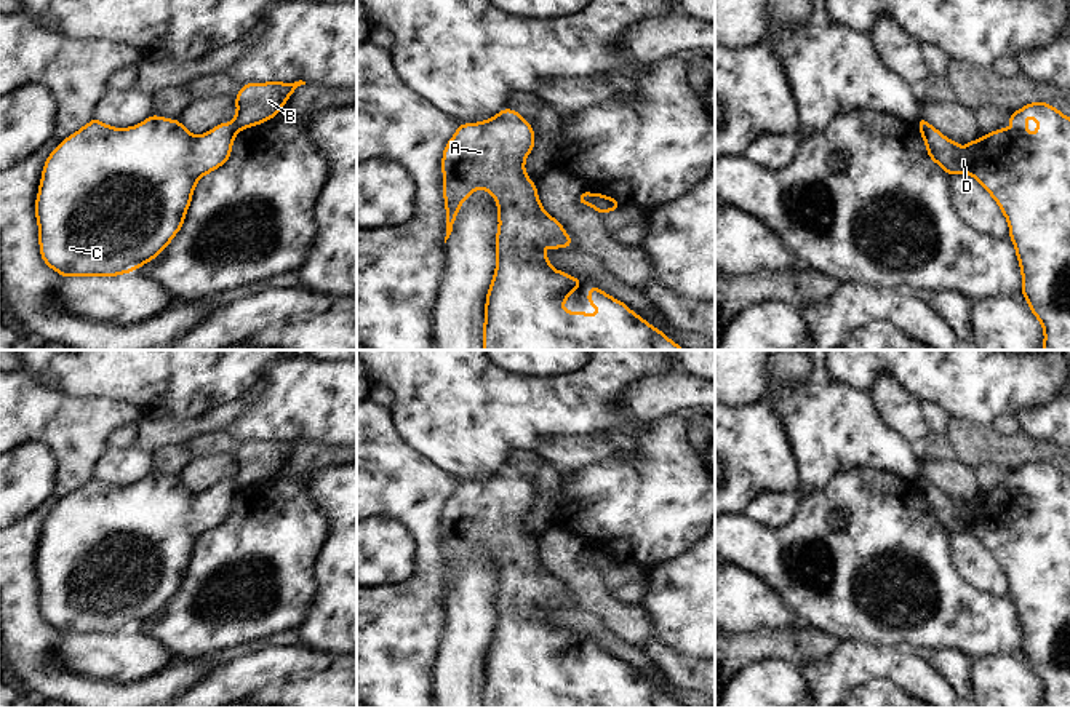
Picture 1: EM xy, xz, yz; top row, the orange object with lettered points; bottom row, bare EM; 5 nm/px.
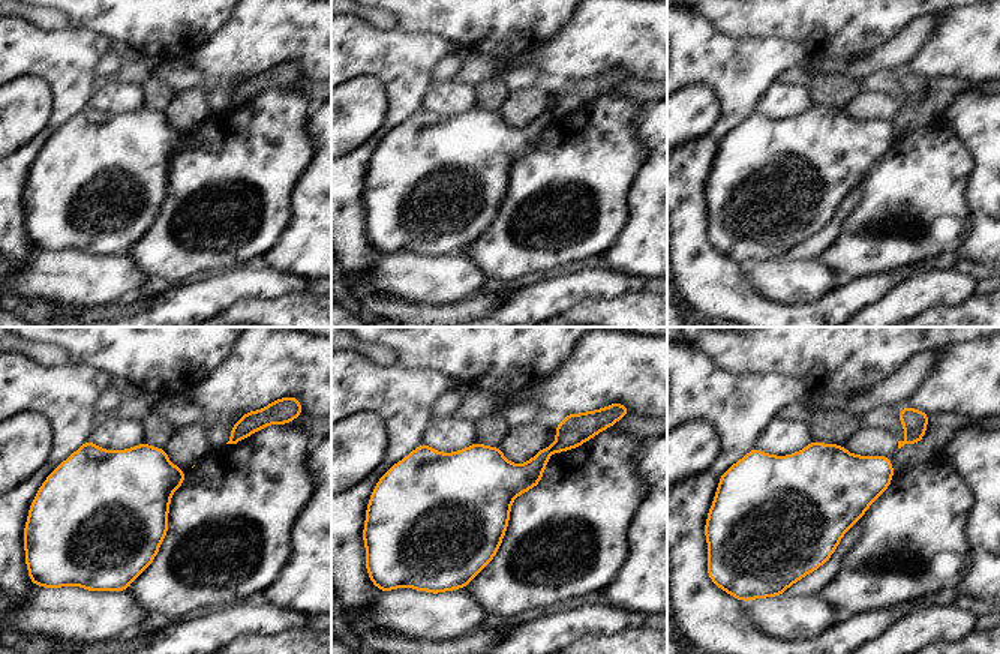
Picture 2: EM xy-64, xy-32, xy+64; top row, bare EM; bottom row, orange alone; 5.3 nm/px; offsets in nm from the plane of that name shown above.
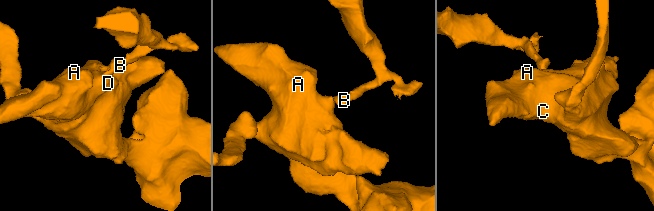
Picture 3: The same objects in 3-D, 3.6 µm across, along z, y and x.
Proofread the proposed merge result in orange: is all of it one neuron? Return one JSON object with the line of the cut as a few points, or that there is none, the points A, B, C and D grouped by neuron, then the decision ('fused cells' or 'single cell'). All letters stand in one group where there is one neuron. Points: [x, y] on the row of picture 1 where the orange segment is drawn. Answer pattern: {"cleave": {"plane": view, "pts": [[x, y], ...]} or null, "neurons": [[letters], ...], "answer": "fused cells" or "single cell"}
{"cleave": {"plane": "xz", "pts": [[590, 195], [592, 203]]}, "neurons": [["A", "C", "D"], ["B"]], "answer": "fused cells"}

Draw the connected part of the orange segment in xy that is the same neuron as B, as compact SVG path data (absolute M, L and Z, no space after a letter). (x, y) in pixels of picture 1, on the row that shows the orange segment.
M251 82L243 85L242 91L234 97L237 102L237 115L234 117L232 123L238 131L242 131L273 118L277 113L280 113L293 91L301 85L305 85L305 82Z

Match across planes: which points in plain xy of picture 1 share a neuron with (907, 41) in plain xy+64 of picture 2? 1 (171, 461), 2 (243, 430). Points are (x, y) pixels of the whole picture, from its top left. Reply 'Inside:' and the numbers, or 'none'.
Inside: none

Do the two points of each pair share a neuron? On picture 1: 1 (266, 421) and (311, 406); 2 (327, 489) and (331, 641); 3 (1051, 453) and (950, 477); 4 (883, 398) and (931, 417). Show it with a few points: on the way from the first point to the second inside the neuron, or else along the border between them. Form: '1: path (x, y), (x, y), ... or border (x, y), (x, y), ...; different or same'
1: path (277, 413), (288, 406), (299, 406); same
2: path (339, 528), (339, 603); same
3: border (957, 461), (974, 469); different
4: border (920, 405), (925, 425), (930, 430); different

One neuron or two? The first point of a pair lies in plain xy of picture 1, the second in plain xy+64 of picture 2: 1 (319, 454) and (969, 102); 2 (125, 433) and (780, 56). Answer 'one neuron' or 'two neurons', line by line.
1: two neurons
2: two neurons

